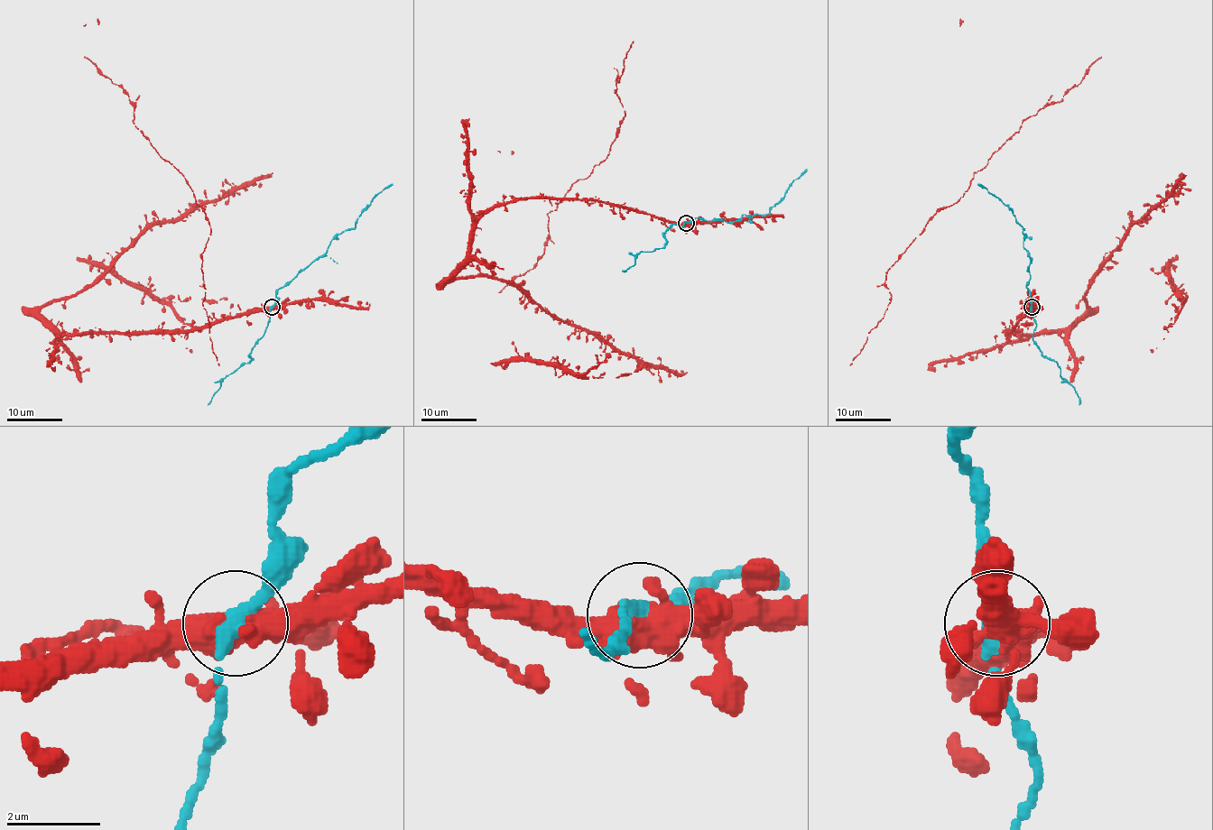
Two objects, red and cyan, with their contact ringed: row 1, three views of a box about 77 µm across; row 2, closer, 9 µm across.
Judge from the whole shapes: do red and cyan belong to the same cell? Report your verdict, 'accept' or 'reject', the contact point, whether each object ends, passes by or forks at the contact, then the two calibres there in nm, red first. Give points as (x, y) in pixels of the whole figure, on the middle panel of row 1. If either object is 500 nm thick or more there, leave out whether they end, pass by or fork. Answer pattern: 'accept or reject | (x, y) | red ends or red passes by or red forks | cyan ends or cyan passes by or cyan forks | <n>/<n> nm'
accept | (686, 223) | red forks | cyan passes by | 440/340 nm

